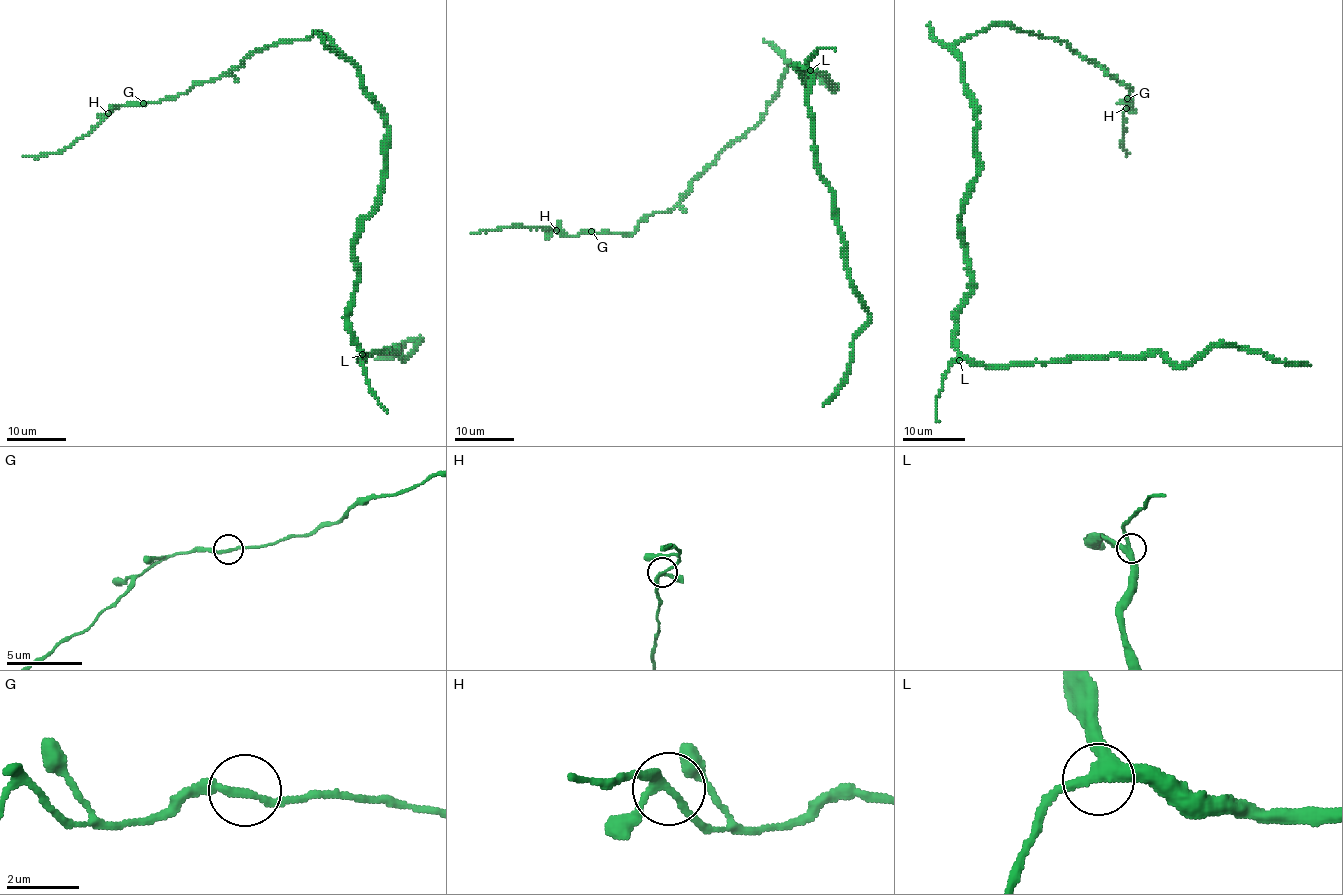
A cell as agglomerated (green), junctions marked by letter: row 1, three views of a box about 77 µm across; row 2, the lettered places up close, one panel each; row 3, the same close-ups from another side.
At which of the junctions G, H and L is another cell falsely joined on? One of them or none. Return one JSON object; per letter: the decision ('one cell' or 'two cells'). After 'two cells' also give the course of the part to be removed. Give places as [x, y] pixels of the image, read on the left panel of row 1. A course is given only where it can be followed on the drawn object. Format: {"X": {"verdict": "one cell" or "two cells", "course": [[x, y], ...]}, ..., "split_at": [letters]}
{"G": {"verdict": "one cell"}, "H": {"verdict": "one cell"}, "L": {"verdict": "one cell"}, "split_at": []}

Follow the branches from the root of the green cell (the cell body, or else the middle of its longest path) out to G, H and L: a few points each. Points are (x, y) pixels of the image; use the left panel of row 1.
G: (383, 169), (385, 112), (361, 72), (321, 31), (256, 48), (222, 76), (143, 103)
H: (383, 169), (385, 112), (361, 72), (321, 31), (256, 48), (228, 73), (174, 97), (107, 114)
L: (383, 169), (377, 205), (362, 221), (352, 246), (358, 282), (349, 309), (349, 328), (352, 342), (362, 354)

